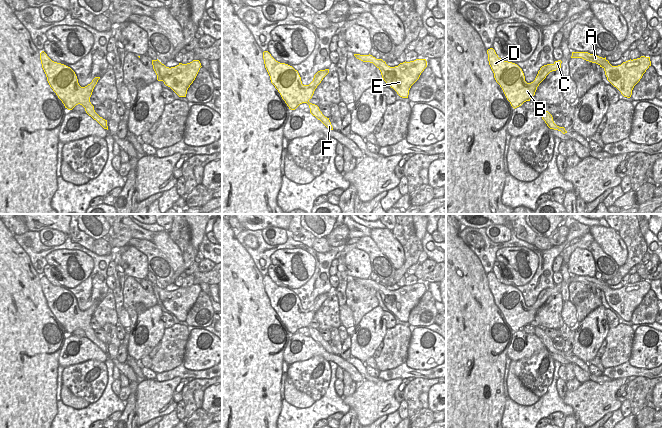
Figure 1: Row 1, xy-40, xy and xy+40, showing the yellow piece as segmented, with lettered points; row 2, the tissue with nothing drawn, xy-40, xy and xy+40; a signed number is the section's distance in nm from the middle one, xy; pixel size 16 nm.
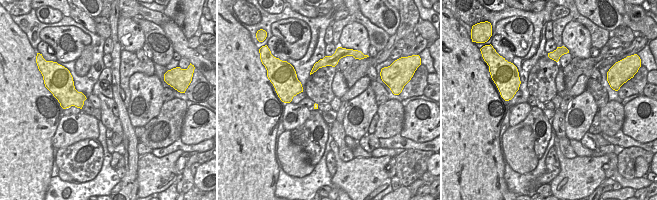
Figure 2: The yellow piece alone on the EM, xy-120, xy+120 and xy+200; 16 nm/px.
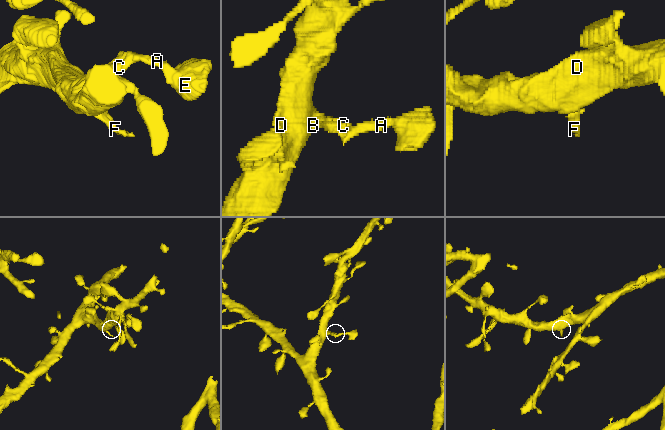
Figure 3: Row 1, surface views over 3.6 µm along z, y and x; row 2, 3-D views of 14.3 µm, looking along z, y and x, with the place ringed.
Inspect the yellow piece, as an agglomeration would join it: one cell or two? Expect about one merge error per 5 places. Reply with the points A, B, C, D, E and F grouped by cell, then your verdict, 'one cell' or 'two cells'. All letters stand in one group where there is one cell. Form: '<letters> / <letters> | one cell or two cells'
A B C D E F | one cell

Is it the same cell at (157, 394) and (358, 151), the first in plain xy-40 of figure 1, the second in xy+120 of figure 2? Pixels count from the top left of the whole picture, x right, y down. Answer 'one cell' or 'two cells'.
two cells

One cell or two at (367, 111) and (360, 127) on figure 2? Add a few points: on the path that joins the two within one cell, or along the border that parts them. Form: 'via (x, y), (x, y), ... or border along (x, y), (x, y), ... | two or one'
via (365, 115), (361, 123) | one

